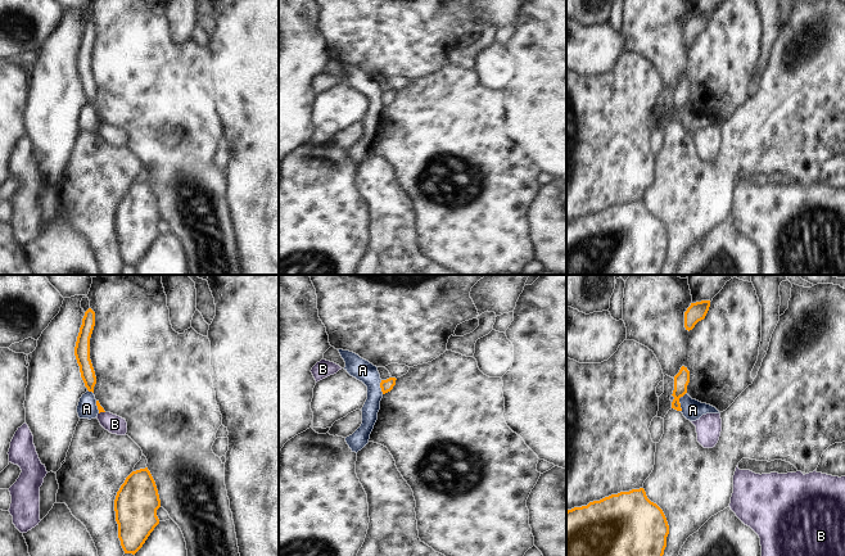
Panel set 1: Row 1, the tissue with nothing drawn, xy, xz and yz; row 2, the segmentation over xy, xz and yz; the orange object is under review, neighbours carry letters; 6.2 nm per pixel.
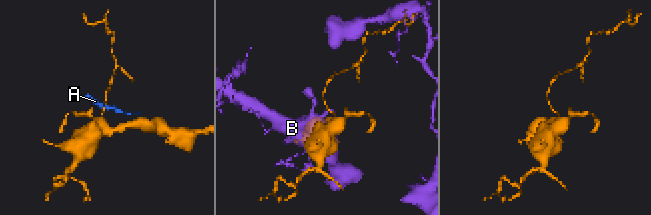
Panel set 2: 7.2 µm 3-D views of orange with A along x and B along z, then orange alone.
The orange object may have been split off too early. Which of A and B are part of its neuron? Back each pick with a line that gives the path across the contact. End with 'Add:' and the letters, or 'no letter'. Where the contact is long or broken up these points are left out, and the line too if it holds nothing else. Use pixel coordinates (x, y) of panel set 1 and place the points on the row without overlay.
Add: no letter

